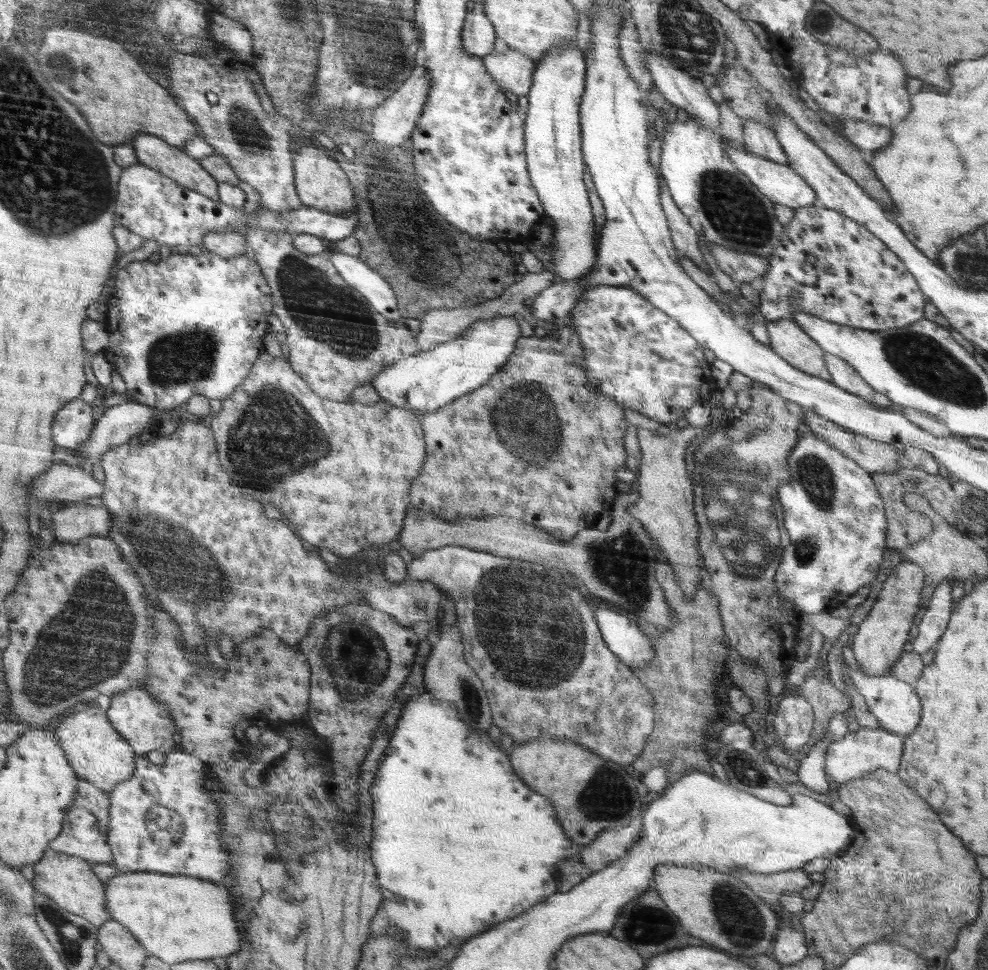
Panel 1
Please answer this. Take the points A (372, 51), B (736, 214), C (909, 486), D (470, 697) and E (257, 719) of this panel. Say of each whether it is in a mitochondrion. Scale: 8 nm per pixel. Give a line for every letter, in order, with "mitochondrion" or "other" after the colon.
A: mitochondrion
B: mitochondrion
C: other
D: mitochondrion
E: other

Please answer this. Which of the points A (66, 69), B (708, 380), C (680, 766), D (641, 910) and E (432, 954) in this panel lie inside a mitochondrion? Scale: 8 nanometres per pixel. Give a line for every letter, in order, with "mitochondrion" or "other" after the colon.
A: mitochondrion
B: other
C: other
D: mitochondrion
E: other

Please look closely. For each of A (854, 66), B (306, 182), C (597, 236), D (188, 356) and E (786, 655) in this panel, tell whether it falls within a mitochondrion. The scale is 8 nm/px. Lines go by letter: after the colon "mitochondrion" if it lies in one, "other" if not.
A: other
B: other
C: other
D: mitochondrion
E: other

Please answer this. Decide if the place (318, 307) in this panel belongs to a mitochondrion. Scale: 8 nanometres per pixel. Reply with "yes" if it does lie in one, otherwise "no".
yes

